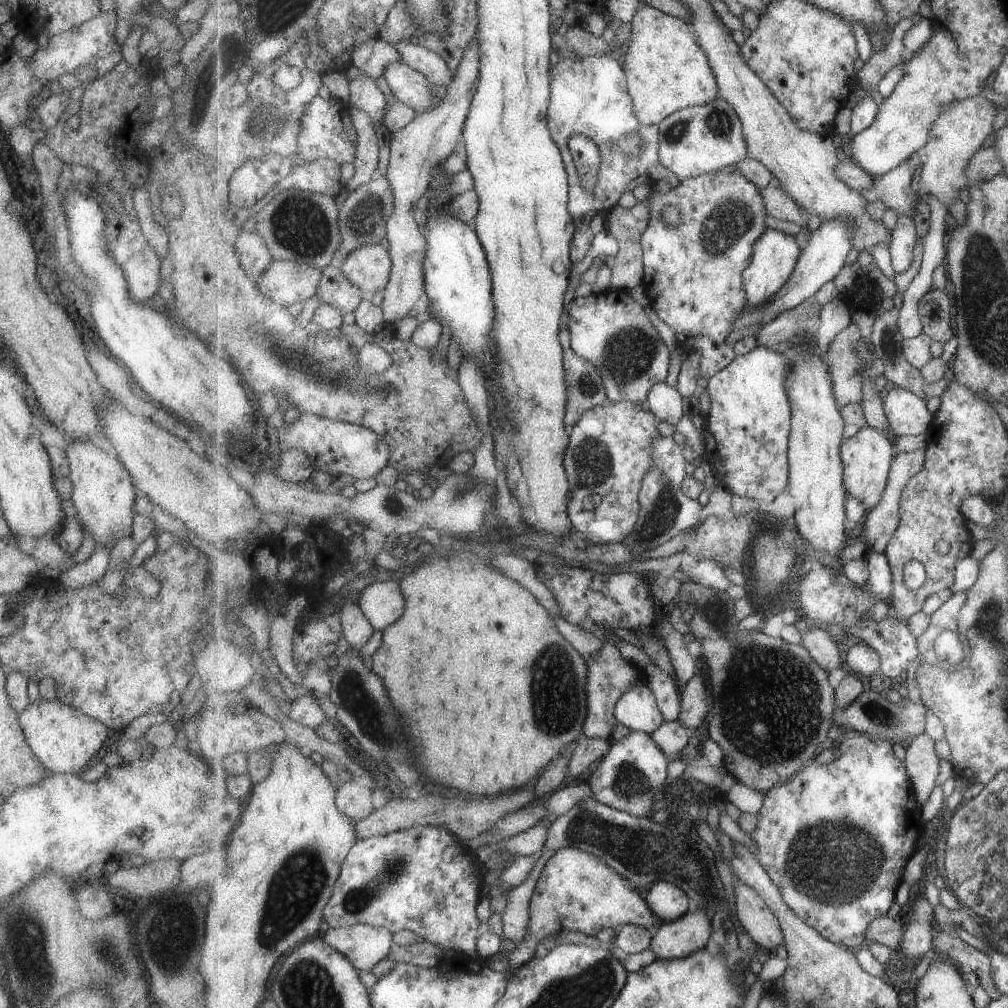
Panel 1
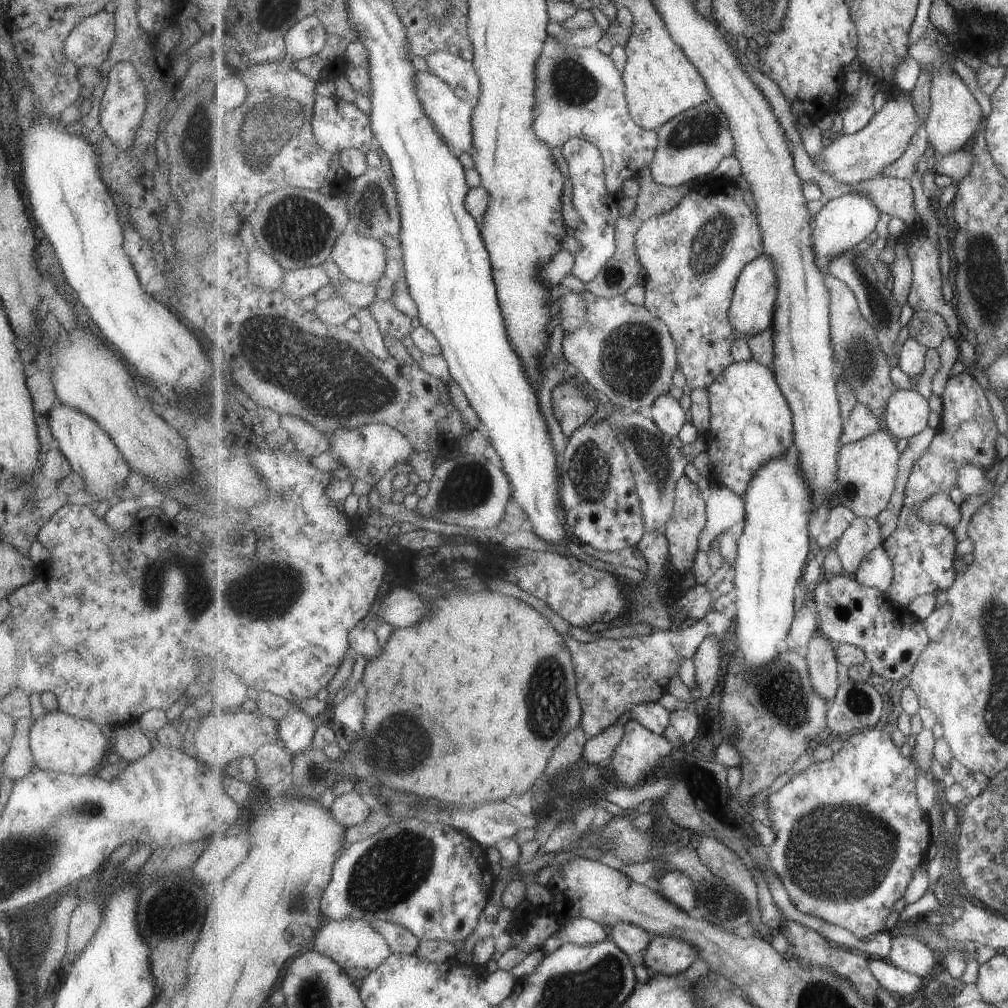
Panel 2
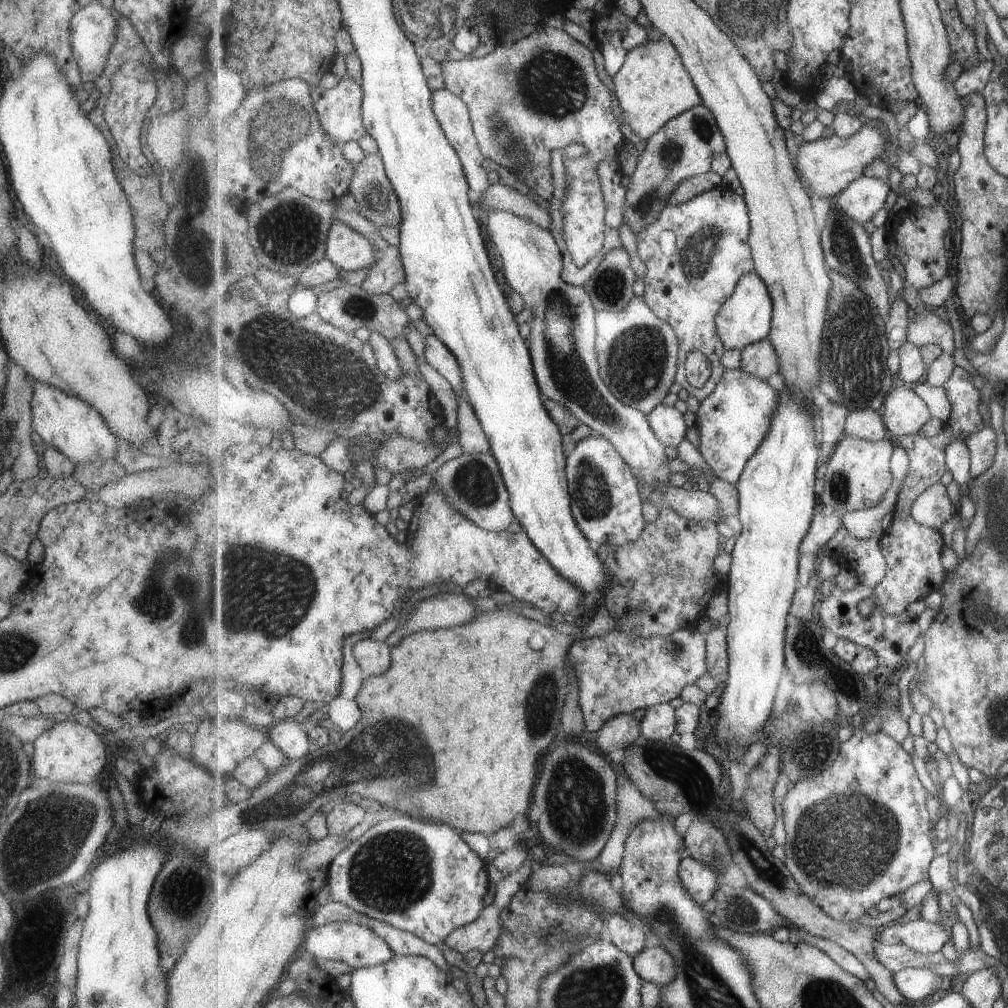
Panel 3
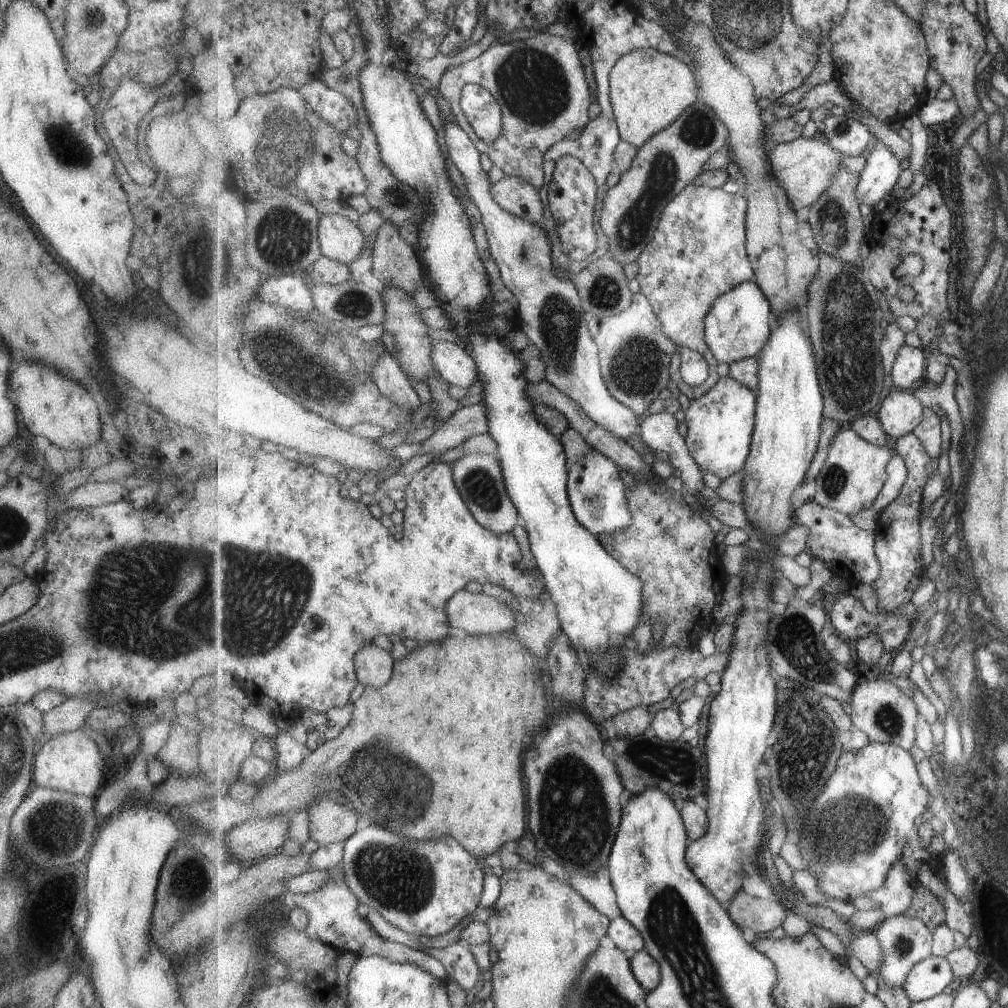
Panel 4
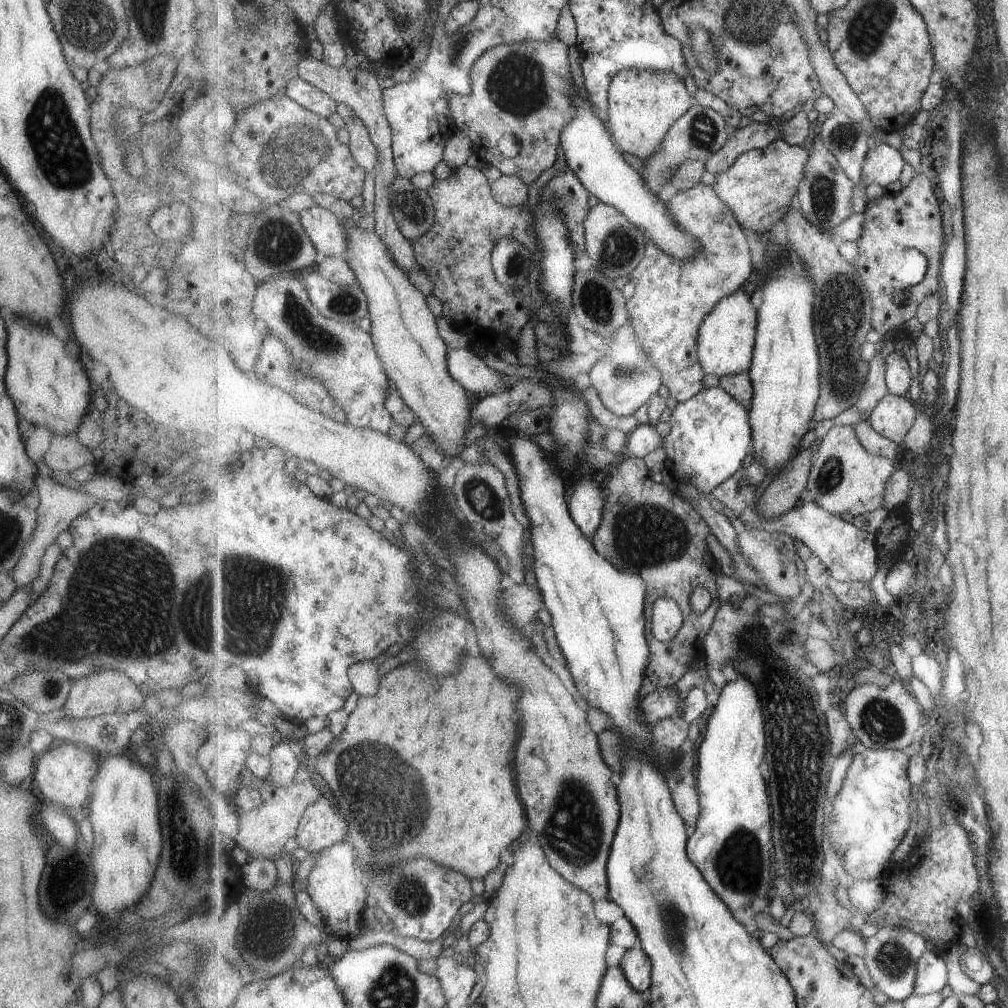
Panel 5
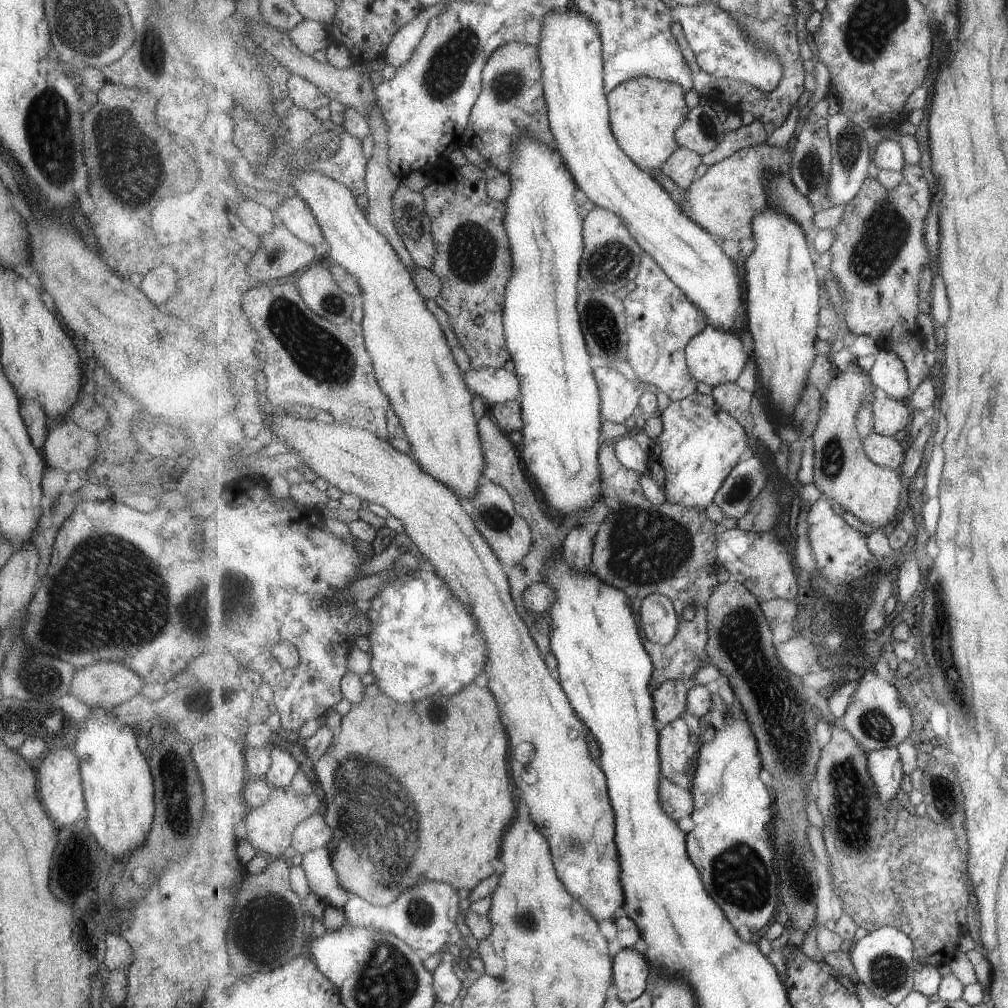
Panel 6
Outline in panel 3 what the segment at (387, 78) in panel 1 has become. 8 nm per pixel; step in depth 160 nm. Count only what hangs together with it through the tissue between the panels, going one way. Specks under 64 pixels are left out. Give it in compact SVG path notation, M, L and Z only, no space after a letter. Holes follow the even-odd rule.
M438 89L433 92L433 106L437 110L437 118L444 128L447 138L456 147L460 154L466 177L470 184L470 190L474 197L484 198L486 190L492 185L489 182L489 171L483 168L483 156L480 149L478 138L476 137L472 118L470 117L470 108L463 102L463 99L447 89Z

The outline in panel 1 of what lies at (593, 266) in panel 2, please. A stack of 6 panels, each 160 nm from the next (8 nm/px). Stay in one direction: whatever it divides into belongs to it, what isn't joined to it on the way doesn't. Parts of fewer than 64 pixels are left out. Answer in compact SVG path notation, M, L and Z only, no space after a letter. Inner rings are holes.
M588 134L571 135L569 148L584 187L592 193L598 183L598 172L604 165L596 140Z

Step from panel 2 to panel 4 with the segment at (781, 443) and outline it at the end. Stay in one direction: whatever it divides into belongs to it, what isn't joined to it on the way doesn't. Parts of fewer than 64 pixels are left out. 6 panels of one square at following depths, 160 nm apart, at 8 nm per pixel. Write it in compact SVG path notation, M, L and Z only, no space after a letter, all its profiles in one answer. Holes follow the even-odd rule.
M729 375L720 378L708 393L692 399L691 406L685 411L688 426L685 438L703 472L716 474L725 480L744 468L752 452L758 394Z

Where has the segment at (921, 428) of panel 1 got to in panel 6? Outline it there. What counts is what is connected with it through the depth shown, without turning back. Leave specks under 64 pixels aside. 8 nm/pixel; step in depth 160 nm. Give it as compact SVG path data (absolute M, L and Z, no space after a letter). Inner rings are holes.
M881 393L873 402L875 433L893 436L905 430L912 422L912 412L908 401L899 402Z

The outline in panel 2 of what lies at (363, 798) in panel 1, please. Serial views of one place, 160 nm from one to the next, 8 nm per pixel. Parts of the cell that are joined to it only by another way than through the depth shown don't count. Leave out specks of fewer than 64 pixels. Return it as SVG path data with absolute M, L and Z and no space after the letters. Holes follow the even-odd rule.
M351 789L336 797L331 806L335 818L348 827L359 824L371 816L371 808L363 800L362 794Z

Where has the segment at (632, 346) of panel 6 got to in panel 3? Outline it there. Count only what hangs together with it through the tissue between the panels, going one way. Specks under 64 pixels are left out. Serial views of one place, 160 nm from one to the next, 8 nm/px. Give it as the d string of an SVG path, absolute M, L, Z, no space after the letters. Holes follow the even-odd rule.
M730 186L713 187L683 204L667 205L661 211L657 221L638 232L638 251L648 268L647 276L644 278L645 300L660 319L665 319L676 330L680 338L676 382L687 390L689 396L696 396L701 401L716 389L727 370L721 362L727 350L718 333L716 318L720 313L720 308L735 292L740 278L749 271L756 270L756 262L750 245L751 233L752 218L748 203L743 196L735 194ZM693 351L702 352L711 359L712 375L701 389L696 389L688 379L686 362Z

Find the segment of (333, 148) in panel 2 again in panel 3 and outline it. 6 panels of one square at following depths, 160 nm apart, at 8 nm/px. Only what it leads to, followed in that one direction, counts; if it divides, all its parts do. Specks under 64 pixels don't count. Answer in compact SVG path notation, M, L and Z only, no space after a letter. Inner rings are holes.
M347 75L332 89L312 87L312 97L317 105L318 117L324 128L324 133L337 144L343 146L349 141L361 140L368 133L362 113L364 90L360 81Z

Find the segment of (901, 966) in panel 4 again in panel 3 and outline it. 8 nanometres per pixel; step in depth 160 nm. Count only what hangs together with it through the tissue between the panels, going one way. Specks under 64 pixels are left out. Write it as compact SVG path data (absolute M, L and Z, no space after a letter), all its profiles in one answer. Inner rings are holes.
M920 918L904 924L893 923L882 927L878 942L886 945L906 944L915 952L925 954L943 950L949 938L951 939L951 931L947 932L943 924Z

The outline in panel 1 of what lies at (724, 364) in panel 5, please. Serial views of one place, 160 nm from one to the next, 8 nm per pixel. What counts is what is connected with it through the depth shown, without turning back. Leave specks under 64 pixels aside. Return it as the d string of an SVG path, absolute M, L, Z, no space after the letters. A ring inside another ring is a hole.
M768 228L767 232L755 244L751 264L744 272L744 289L748 294L748 306L756 309L777 296L784 284L791 278L803 250L793 235L783 234L779 230Z

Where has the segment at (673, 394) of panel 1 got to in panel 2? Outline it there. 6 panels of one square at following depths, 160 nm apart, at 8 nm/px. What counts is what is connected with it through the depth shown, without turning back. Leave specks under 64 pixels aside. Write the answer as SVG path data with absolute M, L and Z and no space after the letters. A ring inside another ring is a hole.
M661 395L649 411L652 419L665 431L665 434L678 436L687 422L687 414L679 400L669 395Z

